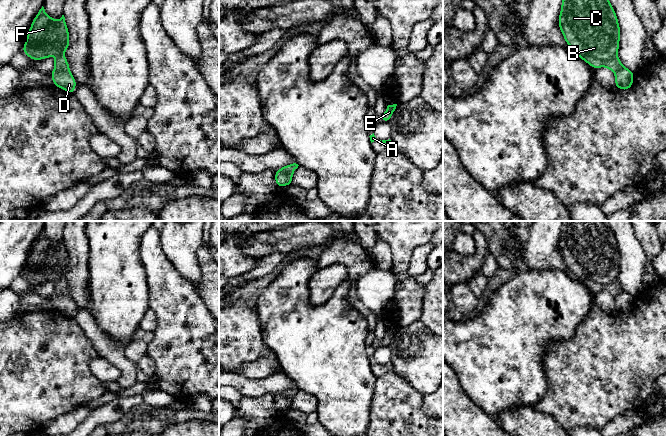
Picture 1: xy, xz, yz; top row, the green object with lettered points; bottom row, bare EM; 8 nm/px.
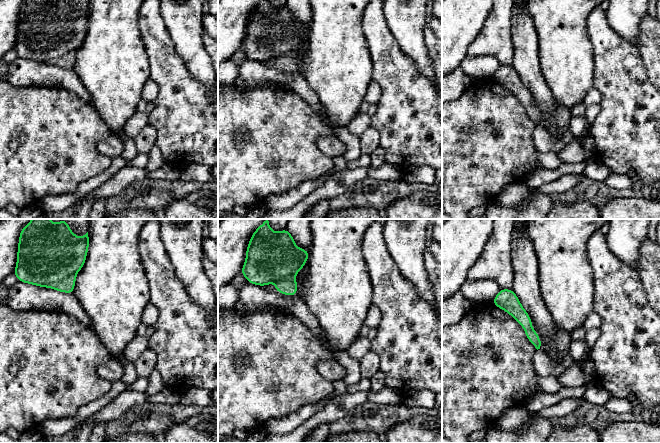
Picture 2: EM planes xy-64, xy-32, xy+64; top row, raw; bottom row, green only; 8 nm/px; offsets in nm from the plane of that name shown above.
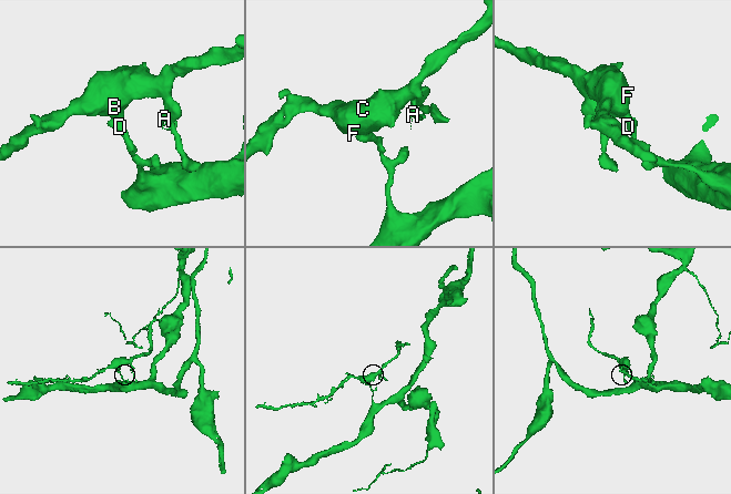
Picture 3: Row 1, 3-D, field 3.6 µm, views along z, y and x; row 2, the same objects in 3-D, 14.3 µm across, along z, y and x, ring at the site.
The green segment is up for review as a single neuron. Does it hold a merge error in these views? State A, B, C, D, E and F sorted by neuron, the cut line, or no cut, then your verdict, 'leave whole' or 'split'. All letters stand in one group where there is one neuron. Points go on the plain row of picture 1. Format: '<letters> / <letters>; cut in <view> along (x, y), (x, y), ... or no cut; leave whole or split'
A B C E F / D; cut in xy along (54, 292), (69, 296); split

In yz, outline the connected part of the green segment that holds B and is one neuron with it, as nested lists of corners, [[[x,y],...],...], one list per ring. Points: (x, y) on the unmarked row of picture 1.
[[[563,221],[558,248],[567,269],[592,292],[606,291],[616,297],[622,291],[617,280],[621,254],[608,221]]]

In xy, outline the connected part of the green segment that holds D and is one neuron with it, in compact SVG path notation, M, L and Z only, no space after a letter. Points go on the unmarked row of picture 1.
M54 293L50 298L54 310L62 312L65 316L70 318L74 318L76 313L76 303L71 296L58 295Z

